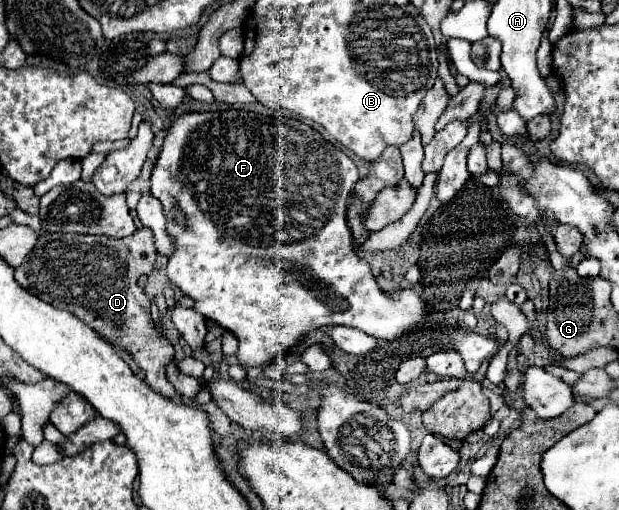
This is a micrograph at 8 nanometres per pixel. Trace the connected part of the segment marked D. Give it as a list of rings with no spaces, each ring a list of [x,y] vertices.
[[[140,228],[132,236],[120,240],[58,232],[40,236],[38,248],[16,268],[16,280],[40,300],[76,314],[116,350],[128,352],[146,372],[146,384],[150,384],[150,388],[178,400],[166,378],[166,364],[174,360],[174,346],[156,330],[150,318],[150,300],[136,284],[142,274],[154,268],[154,260],[156,246],[150,228]]]

